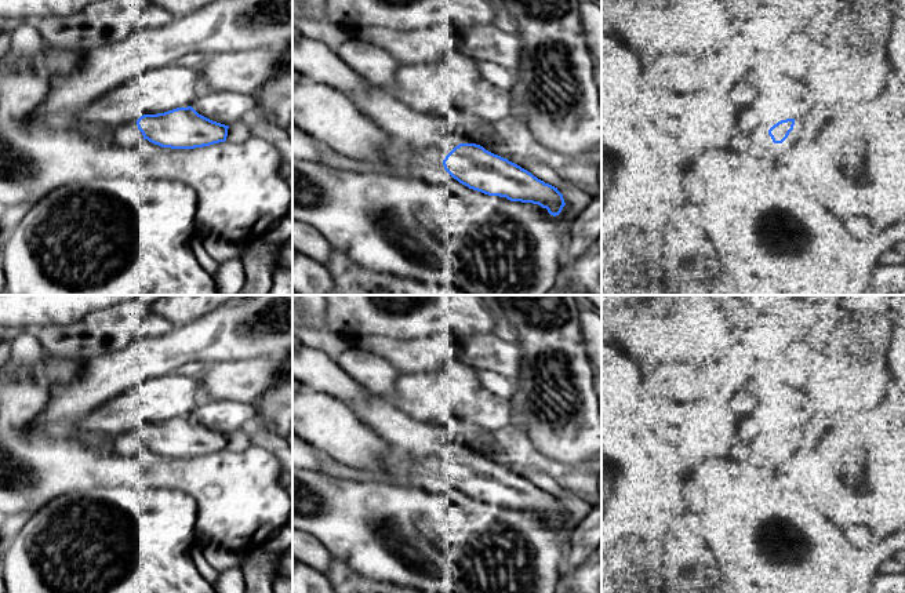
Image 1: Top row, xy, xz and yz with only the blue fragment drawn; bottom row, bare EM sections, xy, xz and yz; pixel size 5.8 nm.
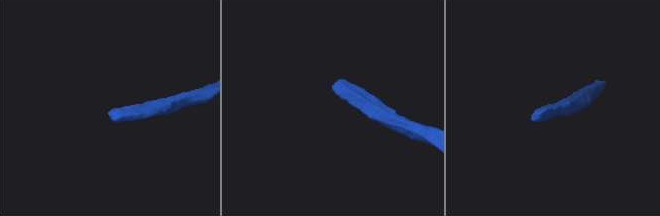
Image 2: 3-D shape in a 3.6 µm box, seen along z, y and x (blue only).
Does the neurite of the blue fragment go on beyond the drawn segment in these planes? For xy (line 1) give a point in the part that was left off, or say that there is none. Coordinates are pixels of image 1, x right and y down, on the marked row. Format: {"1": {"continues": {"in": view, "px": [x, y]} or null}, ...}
{"1": {"continues": {"in": "xy", "px": [127, 134]}}}

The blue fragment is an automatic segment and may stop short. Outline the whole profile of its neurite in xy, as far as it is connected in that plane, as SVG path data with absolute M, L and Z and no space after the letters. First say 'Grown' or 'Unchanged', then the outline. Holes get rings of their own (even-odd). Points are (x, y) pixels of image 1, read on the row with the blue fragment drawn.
Grown. M192 106L143 114L137 121L101 131L110 143L132 146L148 139L161 148L195 149L225 142L229 125L199 114Z

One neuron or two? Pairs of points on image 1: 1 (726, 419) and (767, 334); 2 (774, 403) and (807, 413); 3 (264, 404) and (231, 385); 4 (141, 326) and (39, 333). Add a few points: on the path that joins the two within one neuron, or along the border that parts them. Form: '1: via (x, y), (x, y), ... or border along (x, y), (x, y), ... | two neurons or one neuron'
1: via (724, 399), (733, 374), (752, 355) | one neuron
2: via (782, 406), (799, 410) | one neuron
3: border along (277, 378), (251, 403) | two neurons
4: via (116, 327), (111, 330), (64, 333) | one neuron

